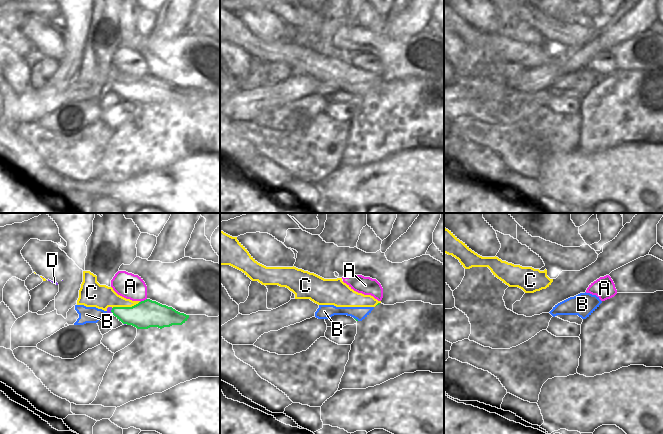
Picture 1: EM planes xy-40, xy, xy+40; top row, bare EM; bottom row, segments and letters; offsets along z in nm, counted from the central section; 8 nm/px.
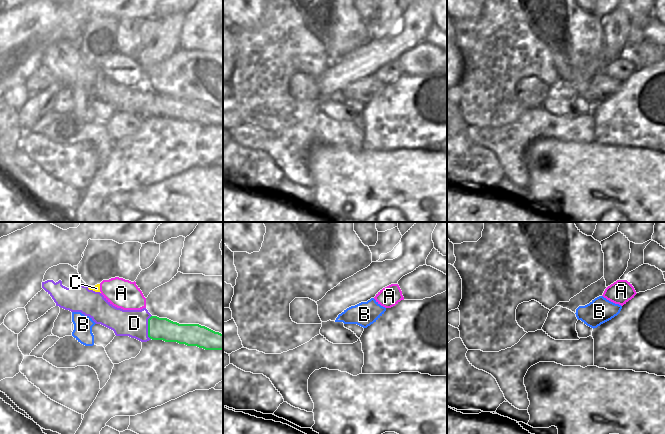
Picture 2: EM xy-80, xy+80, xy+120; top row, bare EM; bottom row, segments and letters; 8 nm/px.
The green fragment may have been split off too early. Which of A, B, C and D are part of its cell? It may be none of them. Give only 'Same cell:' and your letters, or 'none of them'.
Same cell: C

